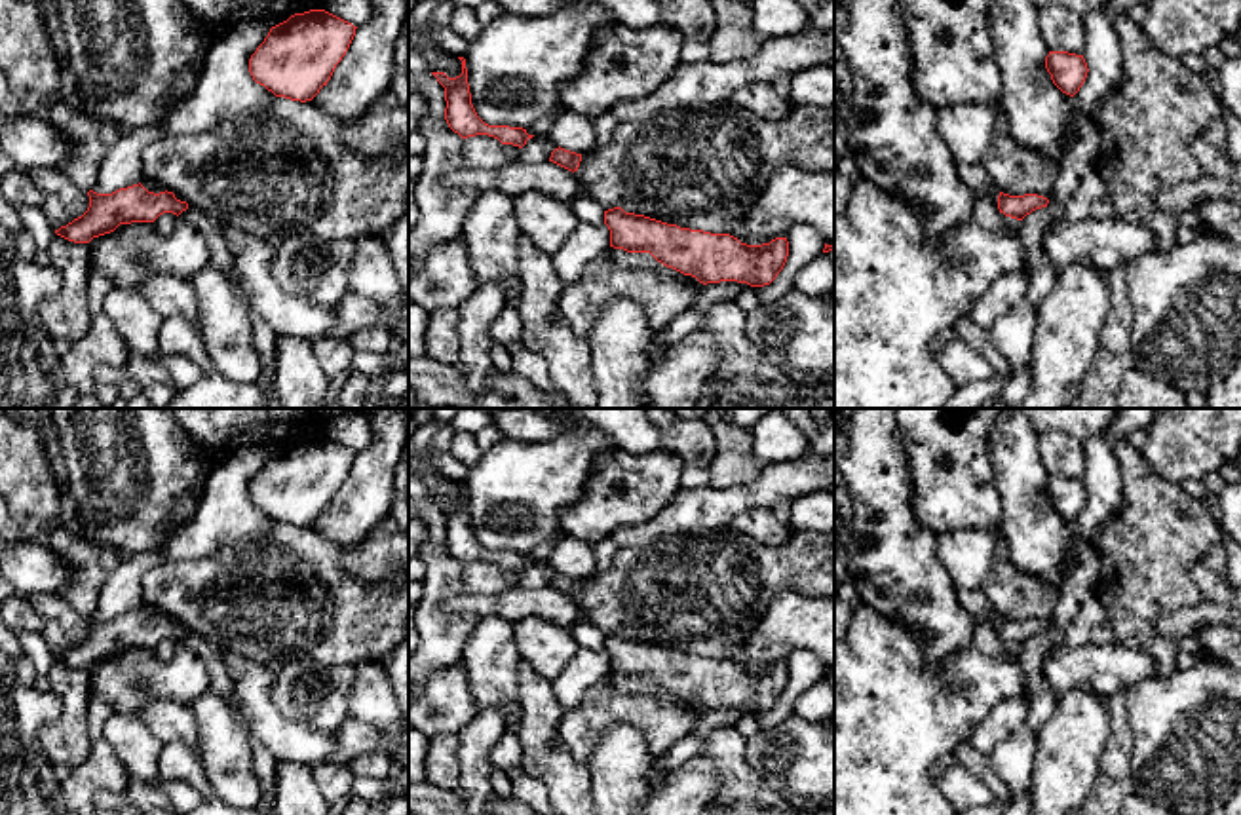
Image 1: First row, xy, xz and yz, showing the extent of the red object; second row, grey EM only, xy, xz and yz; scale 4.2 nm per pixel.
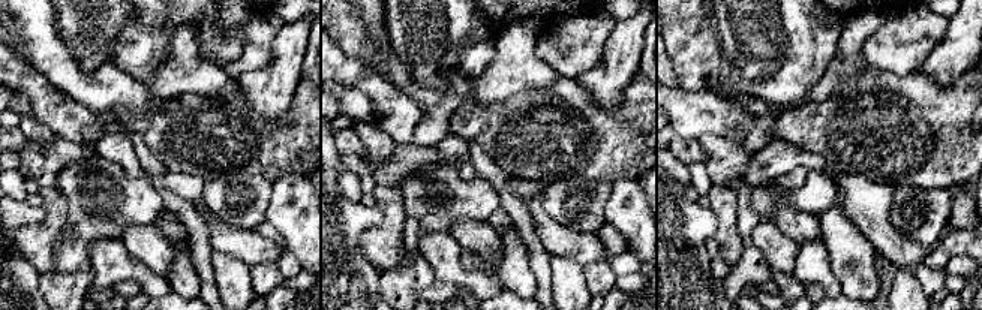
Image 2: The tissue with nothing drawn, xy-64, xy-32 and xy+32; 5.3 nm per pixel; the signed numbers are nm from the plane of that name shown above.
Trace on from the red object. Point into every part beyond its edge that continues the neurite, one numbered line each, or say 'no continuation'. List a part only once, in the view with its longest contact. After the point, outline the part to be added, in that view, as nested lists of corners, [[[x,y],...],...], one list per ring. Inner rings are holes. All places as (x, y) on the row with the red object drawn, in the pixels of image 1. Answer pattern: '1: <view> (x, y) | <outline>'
no continuation

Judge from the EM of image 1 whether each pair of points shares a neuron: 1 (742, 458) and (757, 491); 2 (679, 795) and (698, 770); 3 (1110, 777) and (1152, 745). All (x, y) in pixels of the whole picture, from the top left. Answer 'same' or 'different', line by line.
1: different
2: same
3: different

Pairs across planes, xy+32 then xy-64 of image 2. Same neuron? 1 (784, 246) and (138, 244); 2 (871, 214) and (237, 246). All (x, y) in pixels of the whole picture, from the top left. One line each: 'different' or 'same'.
1: different
2: same

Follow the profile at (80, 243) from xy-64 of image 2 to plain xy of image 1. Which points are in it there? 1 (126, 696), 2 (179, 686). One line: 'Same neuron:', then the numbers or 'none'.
Same neuron: 1, 2

